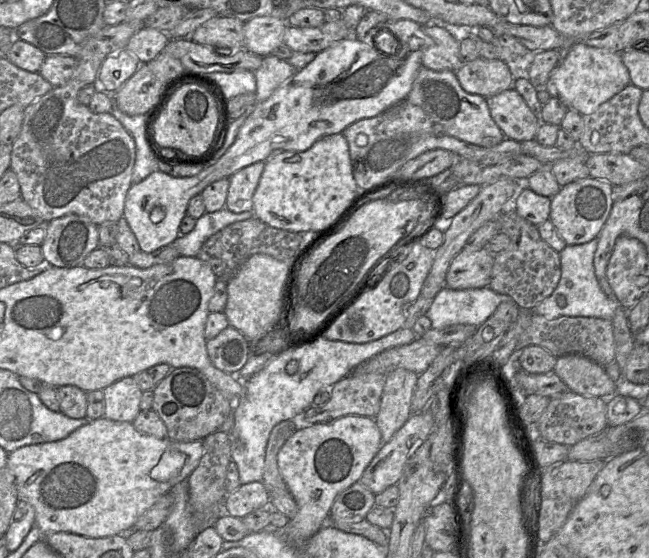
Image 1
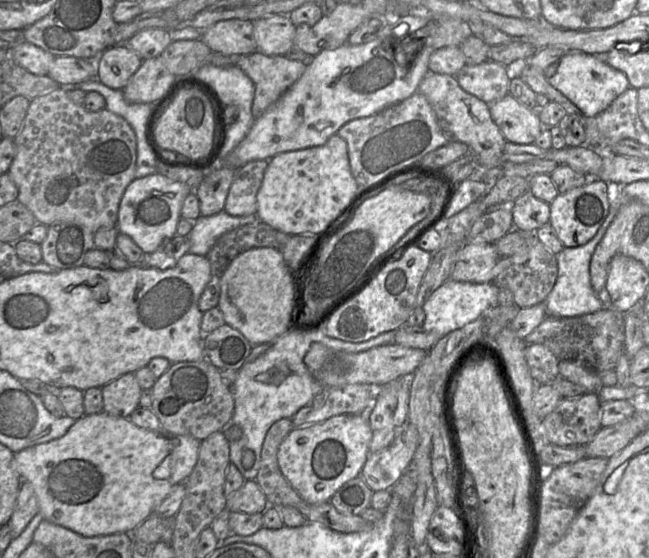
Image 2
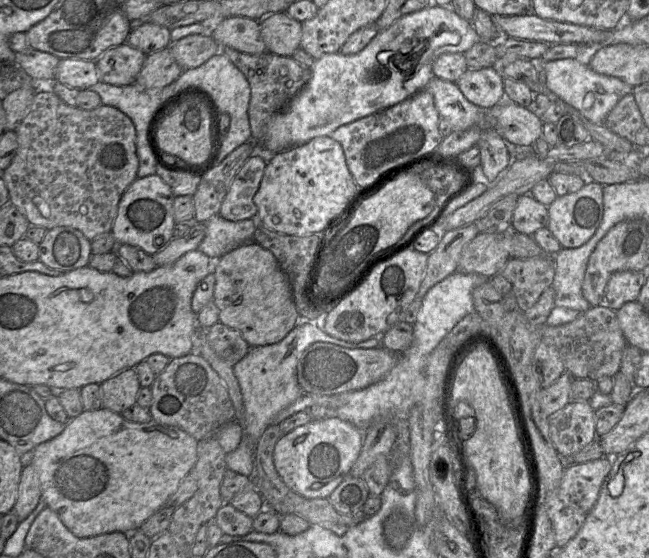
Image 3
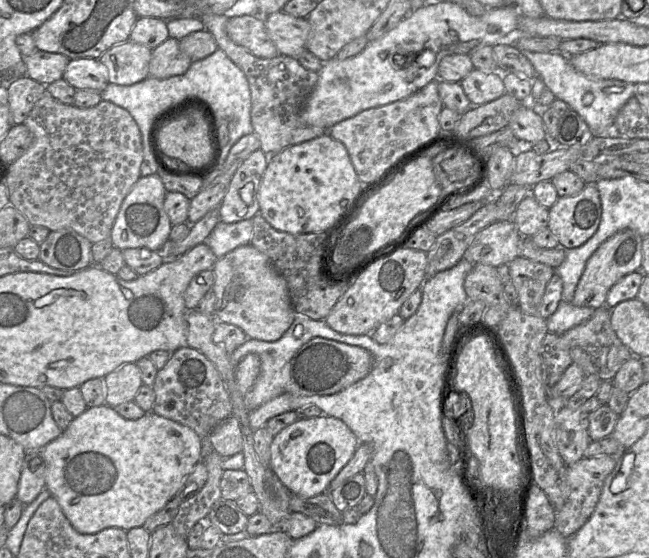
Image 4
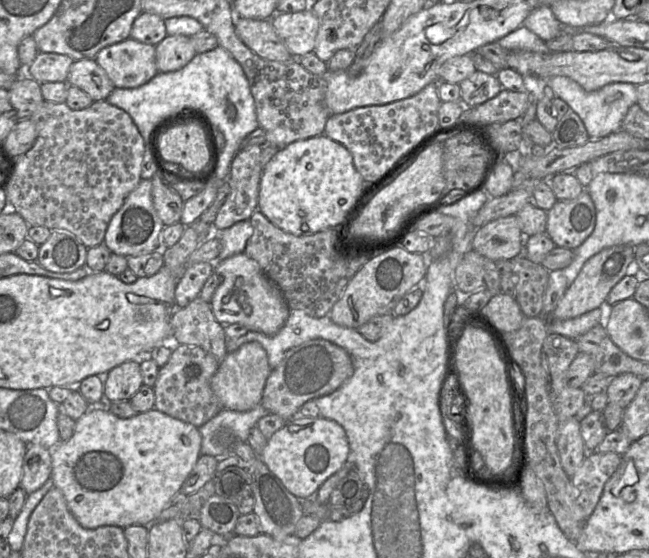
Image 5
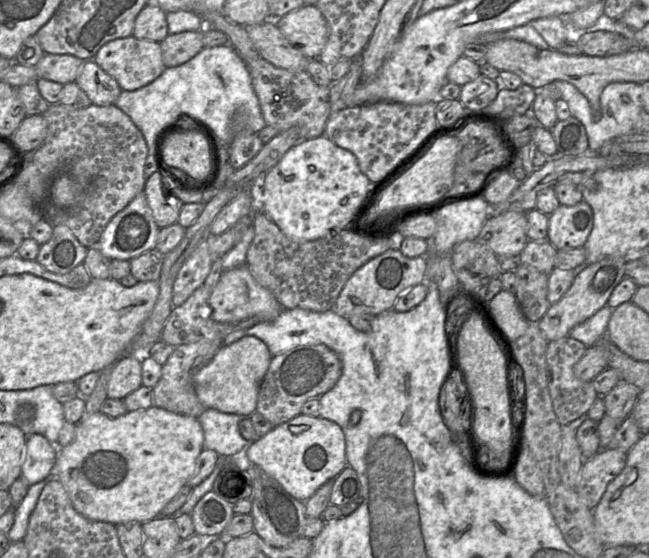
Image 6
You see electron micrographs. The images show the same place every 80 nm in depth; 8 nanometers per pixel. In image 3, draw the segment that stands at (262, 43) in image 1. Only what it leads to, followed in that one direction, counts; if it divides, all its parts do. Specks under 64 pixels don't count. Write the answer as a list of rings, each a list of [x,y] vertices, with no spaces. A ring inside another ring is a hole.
[[[276,12],[260,20],[261,37],[267,52],[291,56],[299,47],[302,22],[291,18],[286,12]]]

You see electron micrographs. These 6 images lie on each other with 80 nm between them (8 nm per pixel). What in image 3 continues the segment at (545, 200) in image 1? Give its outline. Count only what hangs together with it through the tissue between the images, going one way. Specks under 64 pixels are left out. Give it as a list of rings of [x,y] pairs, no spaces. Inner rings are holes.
[[[530,194],[518,197],[512,216],[512,230],[532,236],[548,225],[548,207],[535,200]]]

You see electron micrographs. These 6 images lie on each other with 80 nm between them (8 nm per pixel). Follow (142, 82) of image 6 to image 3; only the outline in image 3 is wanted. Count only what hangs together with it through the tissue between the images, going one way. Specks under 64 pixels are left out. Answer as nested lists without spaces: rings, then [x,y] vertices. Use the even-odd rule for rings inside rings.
[[[126,42],[109,48],[95,61],[99,81],[115,86],[133,84],[146,56]]]

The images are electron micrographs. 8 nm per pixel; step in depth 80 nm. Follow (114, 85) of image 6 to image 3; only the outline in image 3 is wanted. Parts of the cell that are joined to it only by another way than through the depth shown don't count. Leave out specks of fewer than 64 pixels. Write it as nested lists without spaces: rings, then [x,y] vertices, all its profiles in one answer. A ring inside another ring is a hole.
[[[60,59],[55,80],[71,88],[86,90],[99,82],[96,62],[84,59]]]

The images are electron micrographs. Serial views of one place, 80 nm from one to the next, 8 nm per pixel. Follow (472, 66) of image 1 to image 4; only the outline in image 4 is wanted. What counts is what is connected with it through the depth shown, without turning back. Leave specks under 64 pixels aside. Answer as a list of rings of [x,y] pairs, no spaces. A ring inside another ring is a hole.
[[[473,69],[460,85],[472,106],[489,103],[506,93],[502,74]]]

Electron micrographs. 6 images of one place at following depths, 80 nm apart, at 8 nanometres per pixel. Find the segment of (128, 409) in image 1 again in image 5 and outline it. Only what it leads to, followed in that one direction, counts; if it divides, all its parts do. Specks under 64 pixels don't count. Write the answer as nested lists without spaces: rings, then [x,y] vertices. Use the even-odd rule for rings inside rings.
[[[129,360],[112,368],[105,377],[104,401],[130,400],[143,385],[140,360]]]

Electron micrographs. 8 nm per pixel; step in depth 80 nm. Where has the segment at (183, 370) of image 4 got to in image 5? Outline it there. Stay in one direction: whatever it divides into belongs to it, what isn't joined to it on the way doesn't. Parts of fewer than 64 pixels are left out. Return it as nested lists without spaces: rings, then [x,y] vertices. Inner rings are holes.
[[[173,345],[171,356],[167,363],[159,368],[153,386],[154,408],[197,428],[201,427],[223,409],[211,388],[211,378],[216,373],[219,363],[212,354],[199,346]]]

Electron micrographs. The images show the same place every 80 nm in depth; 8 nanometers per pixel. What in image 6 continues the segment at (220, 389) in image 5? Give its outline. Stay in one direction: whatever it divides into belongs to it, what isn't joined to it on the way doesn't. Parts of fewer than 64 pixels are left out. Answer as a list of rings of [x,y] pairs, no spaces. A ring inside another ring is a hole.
[[[244,336],[230,345],[222,345],[213,359],[193,378],[195,393],[199,401],[206,409],[249,417],[256,411],[259,388],[272,357],[267,345],[255,336]]]

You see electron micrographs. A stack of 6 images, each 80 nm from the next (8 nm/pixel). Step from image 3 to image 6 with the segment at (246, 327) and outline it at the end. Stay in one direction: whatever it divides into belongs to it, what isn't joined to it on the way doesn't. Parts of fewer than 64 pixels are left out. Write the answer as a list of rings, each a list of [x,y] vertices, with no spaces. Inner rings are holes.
[[[246,265],[222,272],[217,285],[211,291],[209,304],[212,309],[212,319],[222,325],[234,325],[248,318],[270,322],[283,310],[274,295],[255,281]]]

